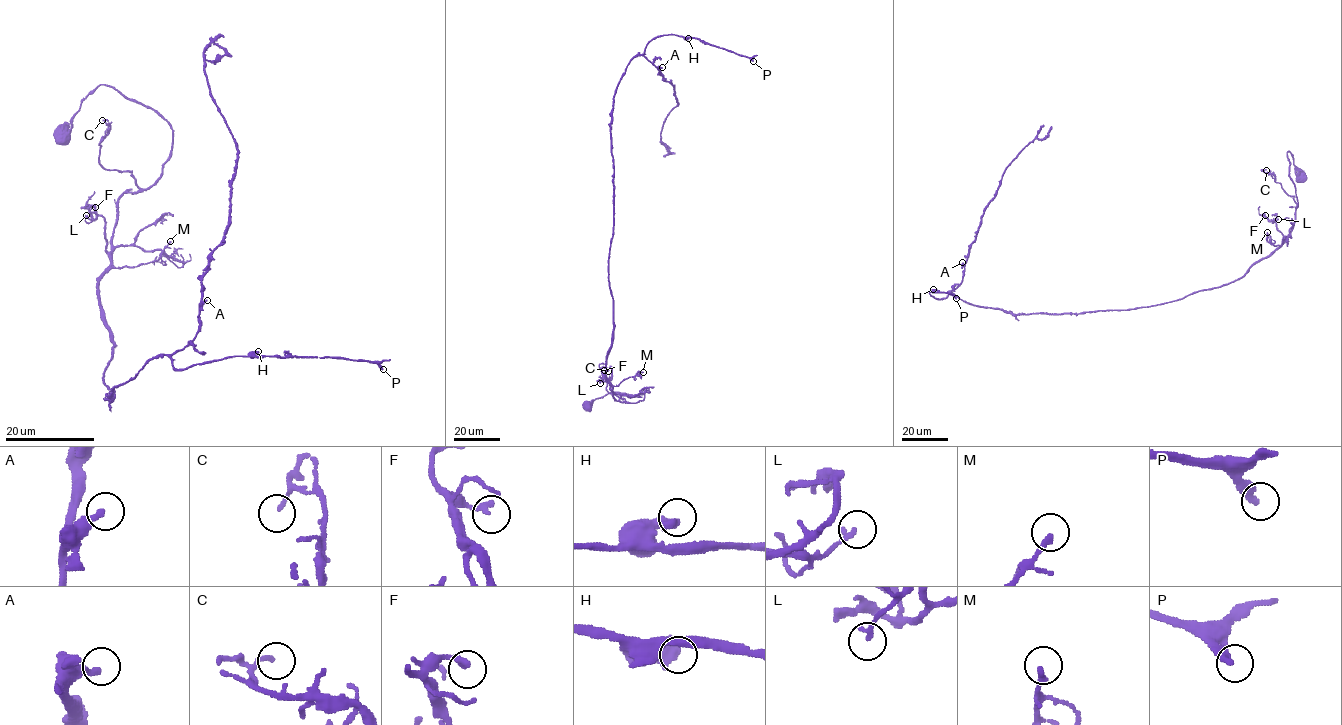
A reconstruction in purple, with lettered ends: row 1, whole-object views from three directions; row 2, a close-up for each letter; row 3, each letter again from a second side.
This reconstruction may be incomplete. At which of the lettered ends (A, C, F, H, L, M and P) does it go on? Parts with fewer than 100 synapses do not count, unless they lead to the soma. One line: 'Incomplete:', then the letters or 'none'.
Incomplete: P

